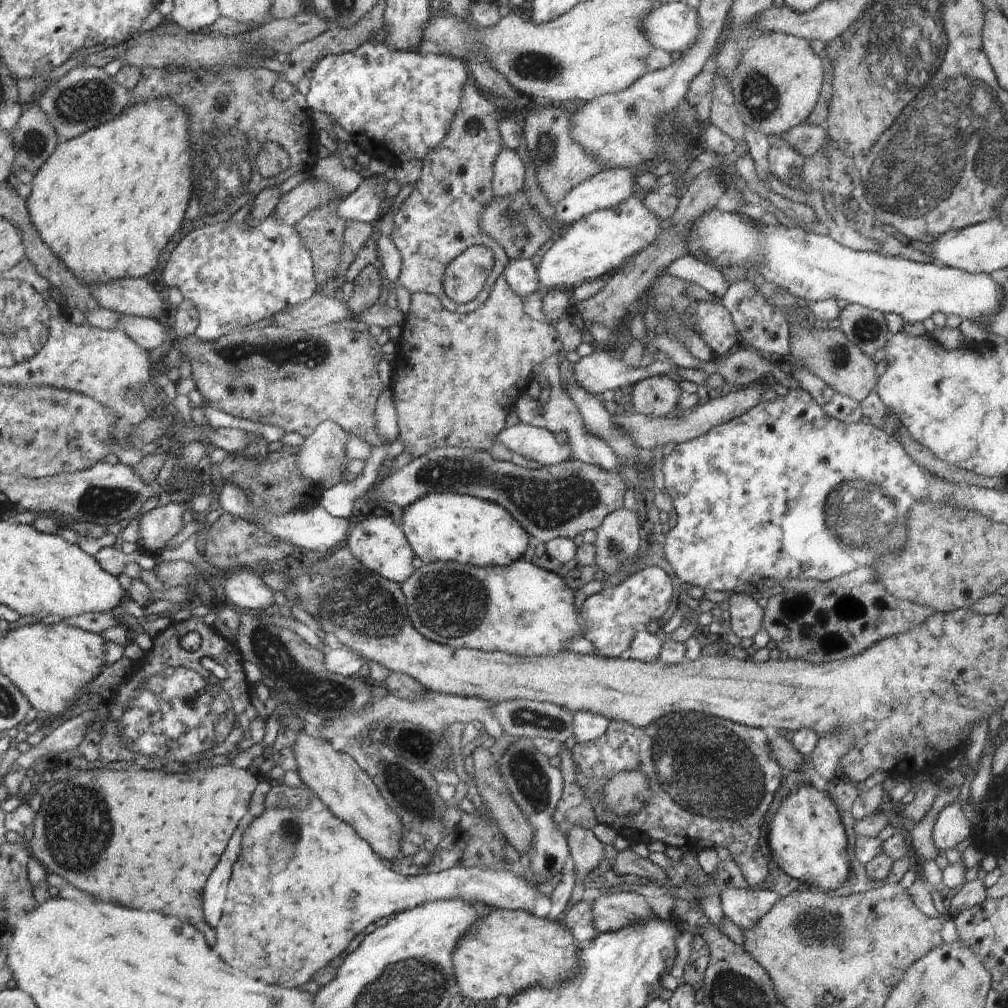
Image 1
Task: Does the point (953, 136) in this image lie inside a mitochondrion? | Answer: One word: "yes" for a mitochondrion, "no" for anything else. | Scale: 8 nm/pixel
yes

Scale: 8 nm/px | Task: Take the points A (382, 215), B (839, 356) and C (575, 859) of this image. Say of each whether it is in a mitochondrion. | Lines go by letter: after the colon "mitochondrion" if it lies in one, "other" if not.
A: other
B: mitochondrion
C: other

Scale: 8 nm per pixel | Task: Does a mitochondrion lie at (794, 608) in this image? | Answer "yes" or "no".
no

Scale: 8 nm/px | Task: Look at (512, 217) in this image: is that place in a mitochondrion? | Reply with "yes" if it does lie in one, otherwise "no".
yes

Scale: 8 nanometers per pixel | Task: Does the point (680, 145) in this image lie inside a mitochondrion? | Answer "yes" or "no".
yes

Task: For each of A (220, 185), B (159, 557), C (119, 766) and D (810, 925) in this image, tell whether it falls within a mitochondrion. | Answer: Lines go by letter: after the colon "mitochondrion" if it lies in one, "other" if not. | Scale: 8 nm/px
A: mitochondrion
B: other
C: mitochondrion
D: mitochondrion

